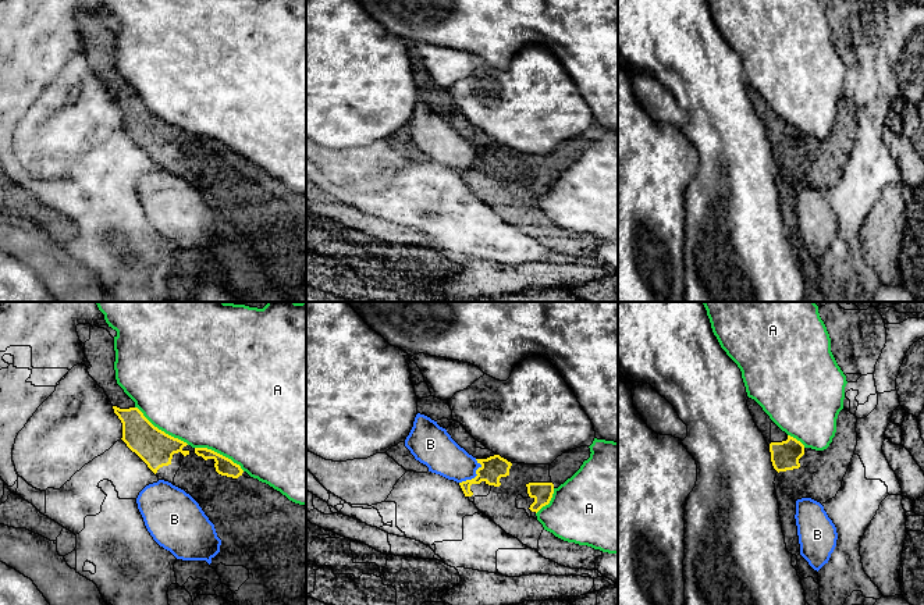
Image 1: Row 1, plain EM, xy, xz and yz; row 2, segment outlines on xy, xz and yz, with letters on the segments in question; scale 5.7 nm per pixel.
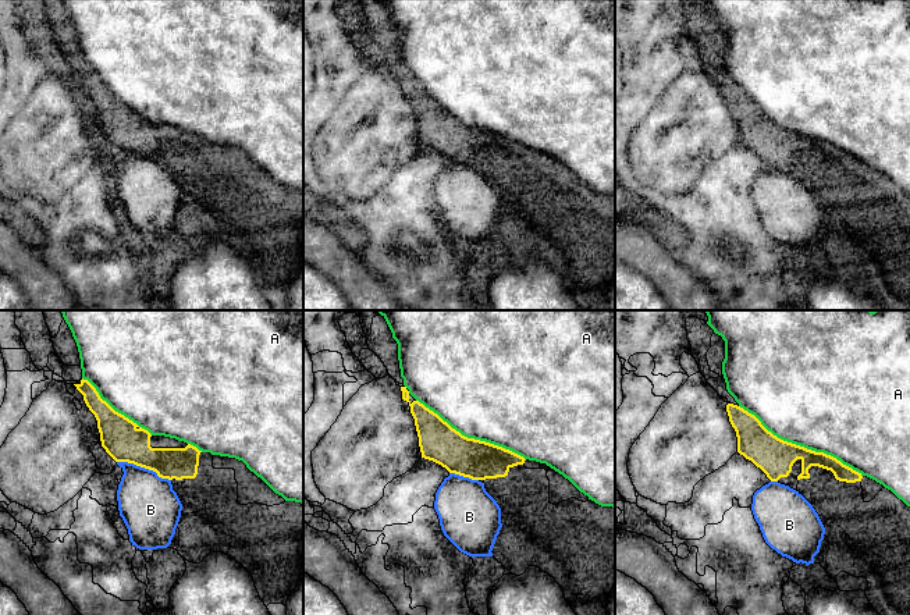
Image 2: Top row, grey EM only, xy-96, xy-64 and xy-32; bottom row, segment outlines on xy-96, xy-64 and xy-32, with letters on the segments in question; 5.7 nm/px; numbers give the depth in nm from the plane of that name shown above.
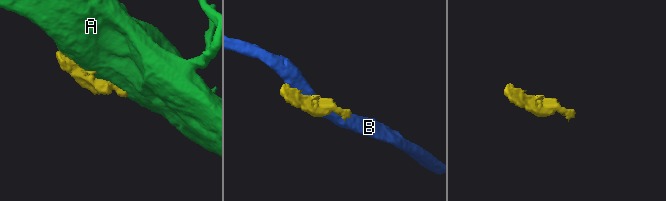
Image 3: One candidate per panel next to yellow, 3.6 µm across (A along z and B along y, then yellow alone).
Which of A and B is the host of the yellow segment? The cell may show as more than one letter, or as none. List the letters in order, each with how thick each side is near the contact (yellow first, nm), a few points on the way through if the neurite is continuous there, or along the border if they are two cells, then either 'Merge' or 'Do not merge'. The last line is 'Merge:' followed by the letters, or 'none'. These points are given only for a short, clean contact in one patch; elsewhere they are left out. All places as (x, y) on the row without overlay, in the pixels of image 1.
A: Thickness 200 nm (yellow) against 500 nm. Do not merge
B: Thickness 140 nm (yellow) against 220 nm. Do not merge
Merge: none

